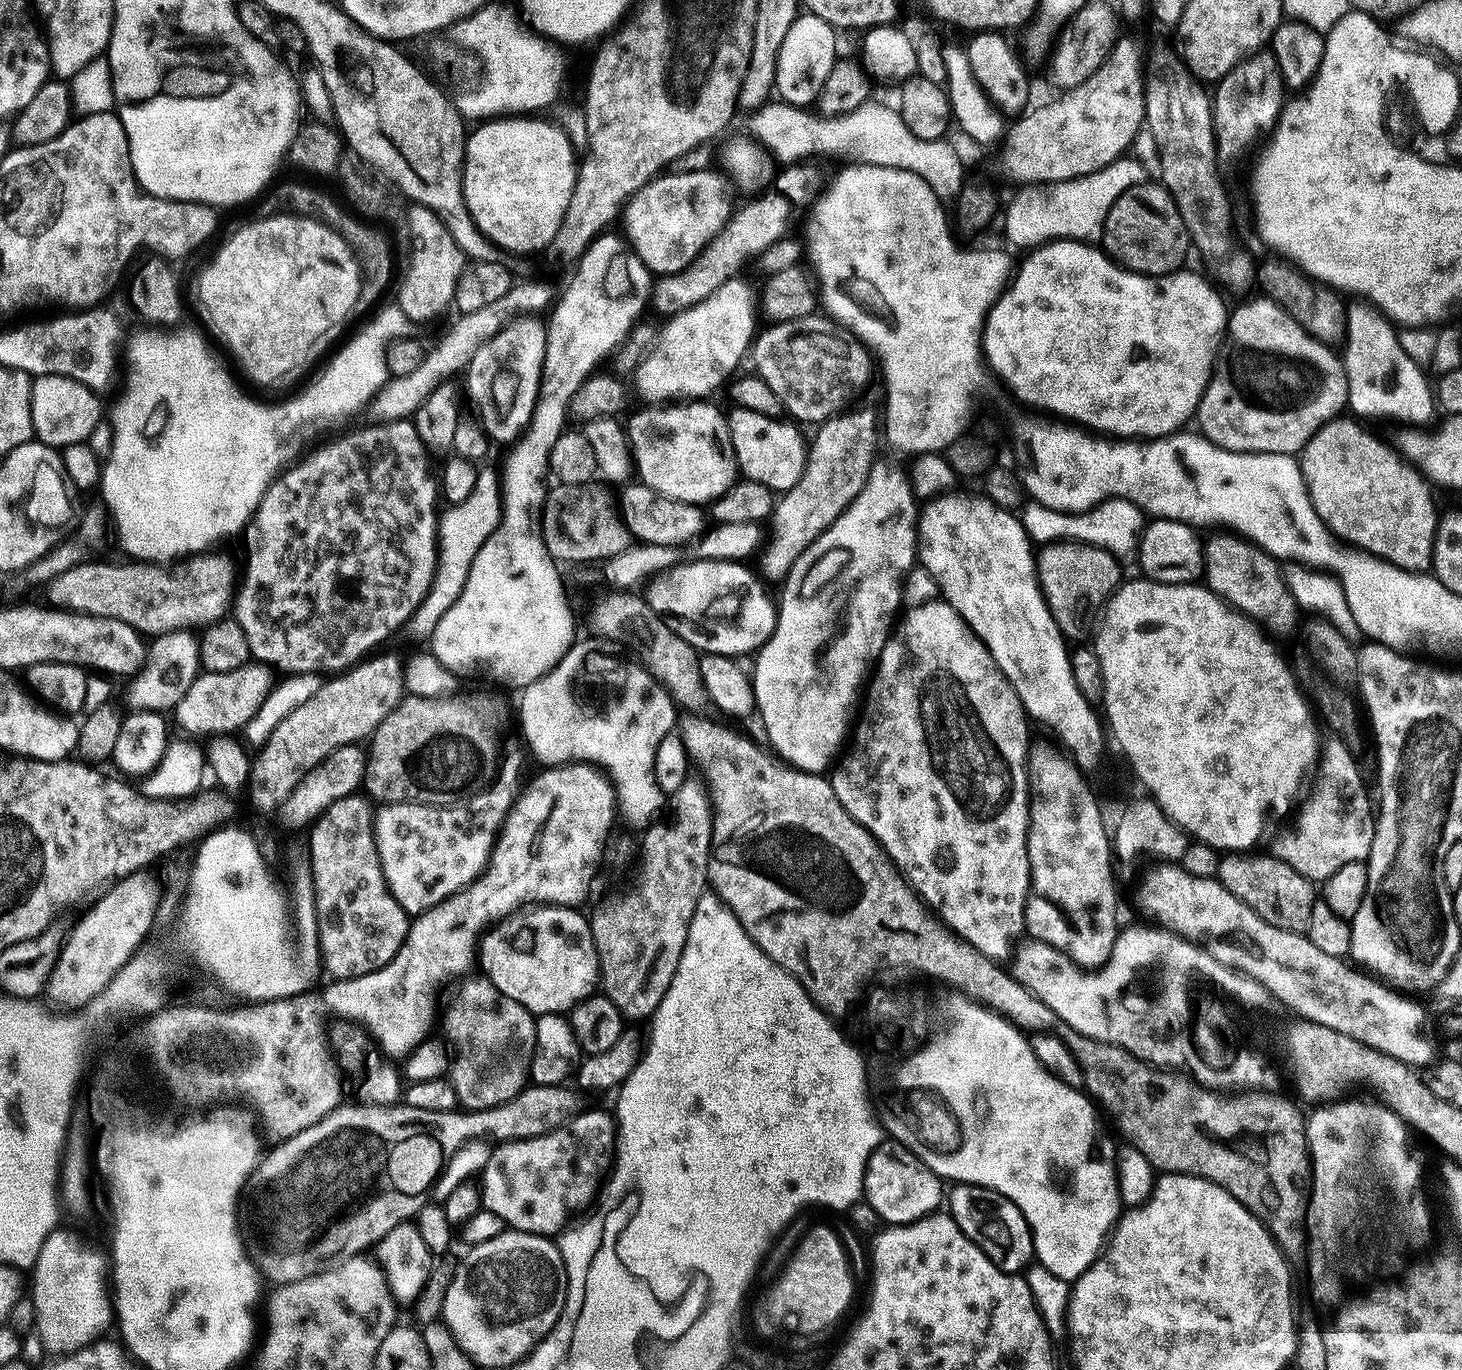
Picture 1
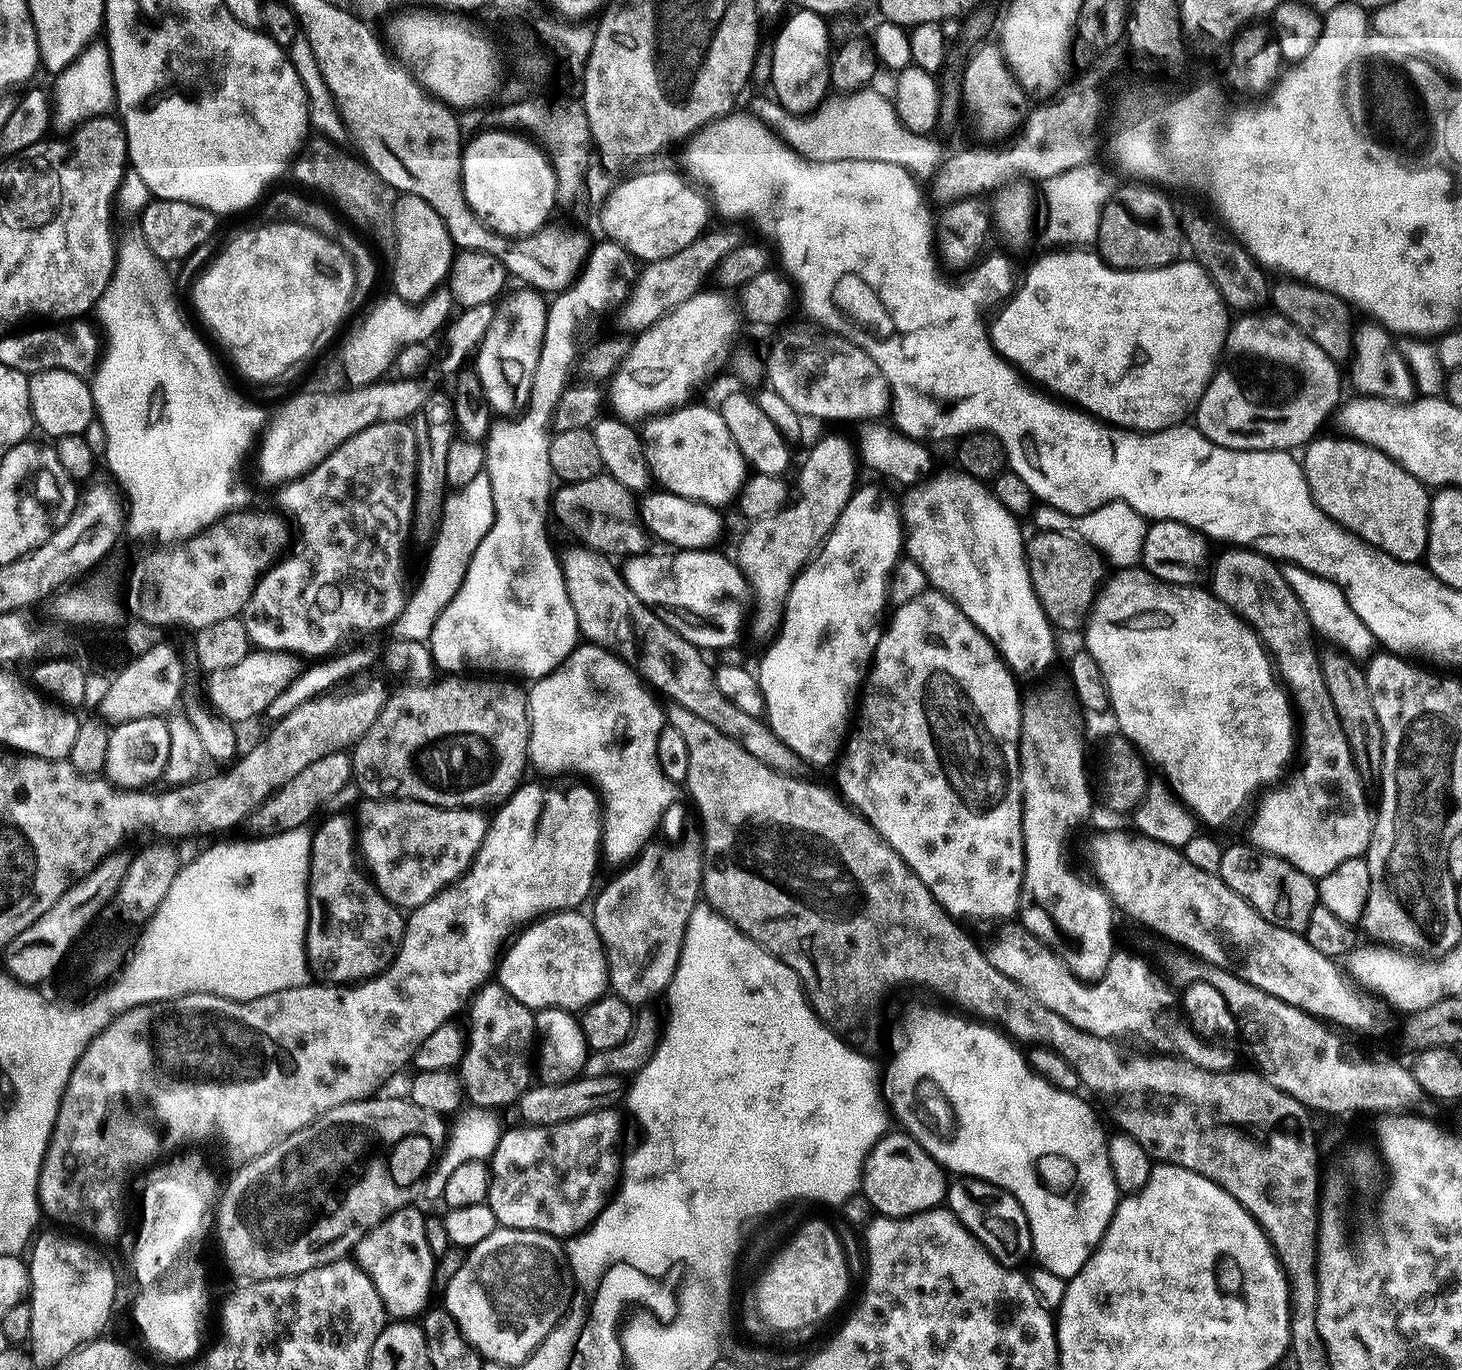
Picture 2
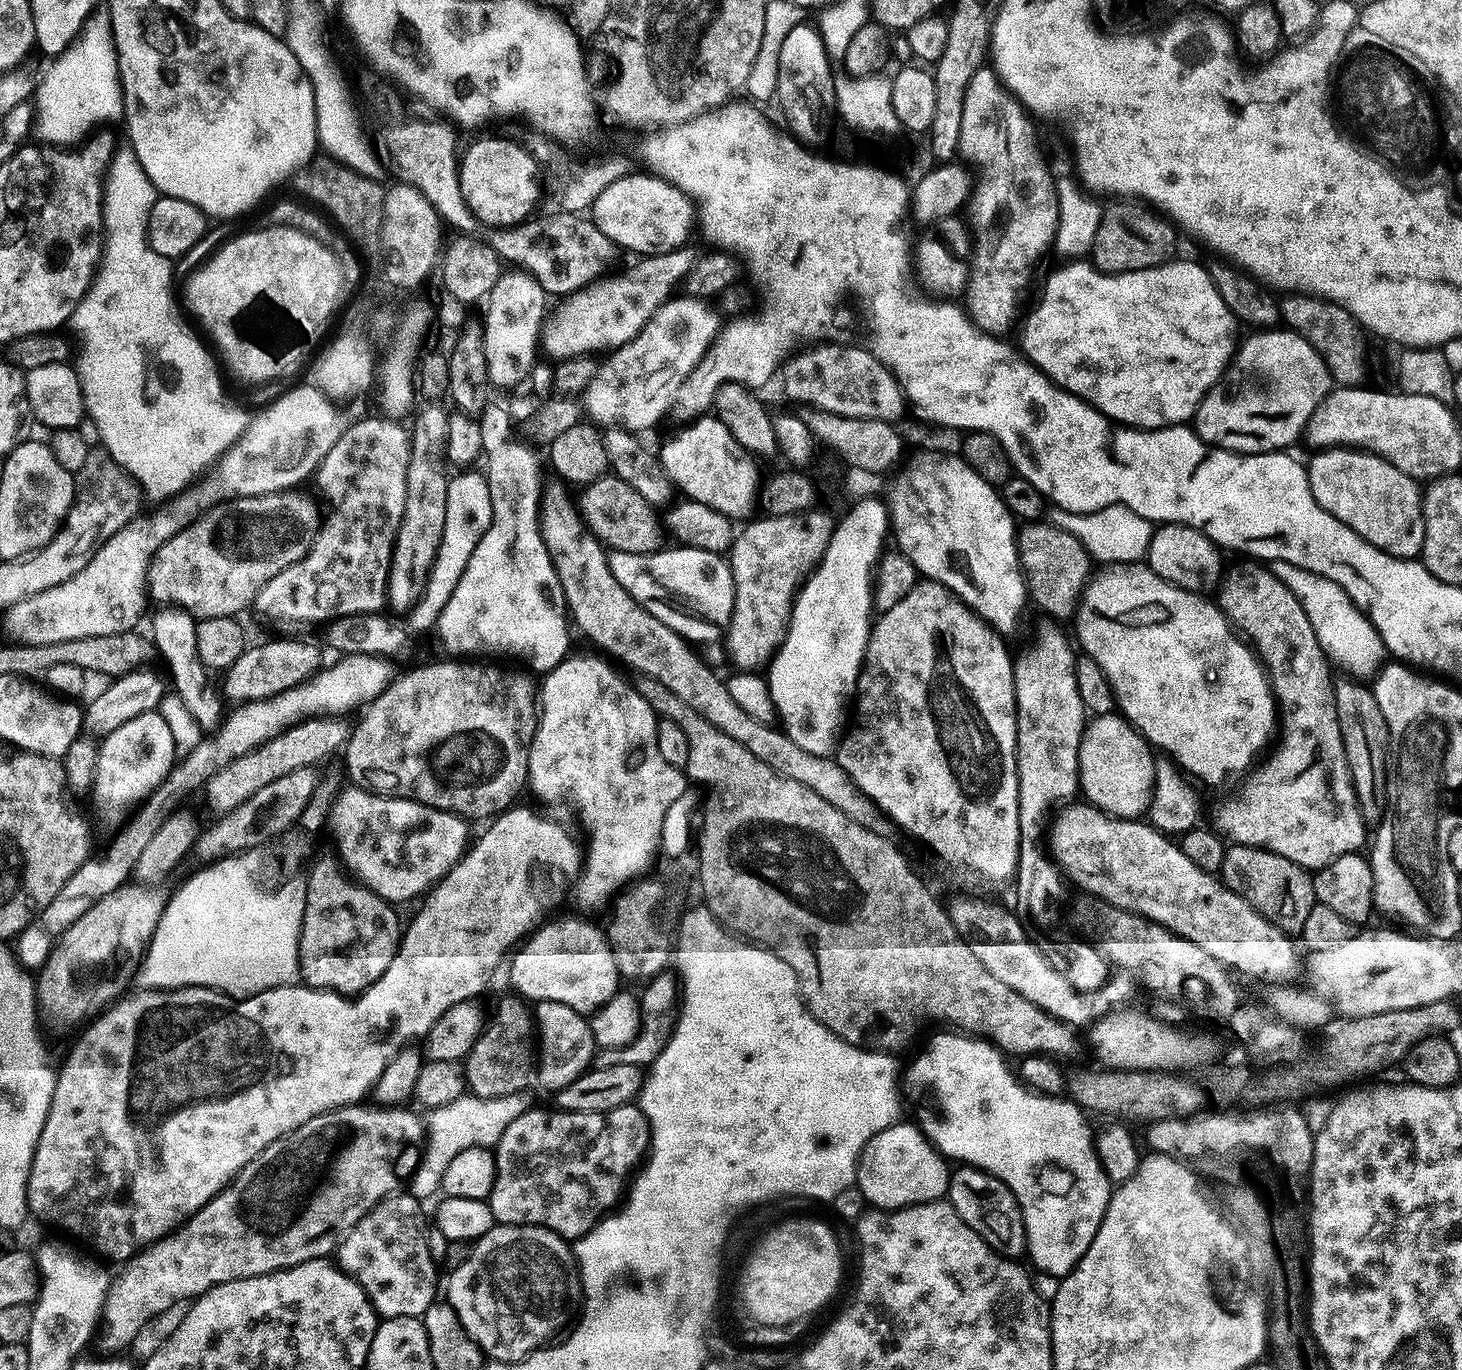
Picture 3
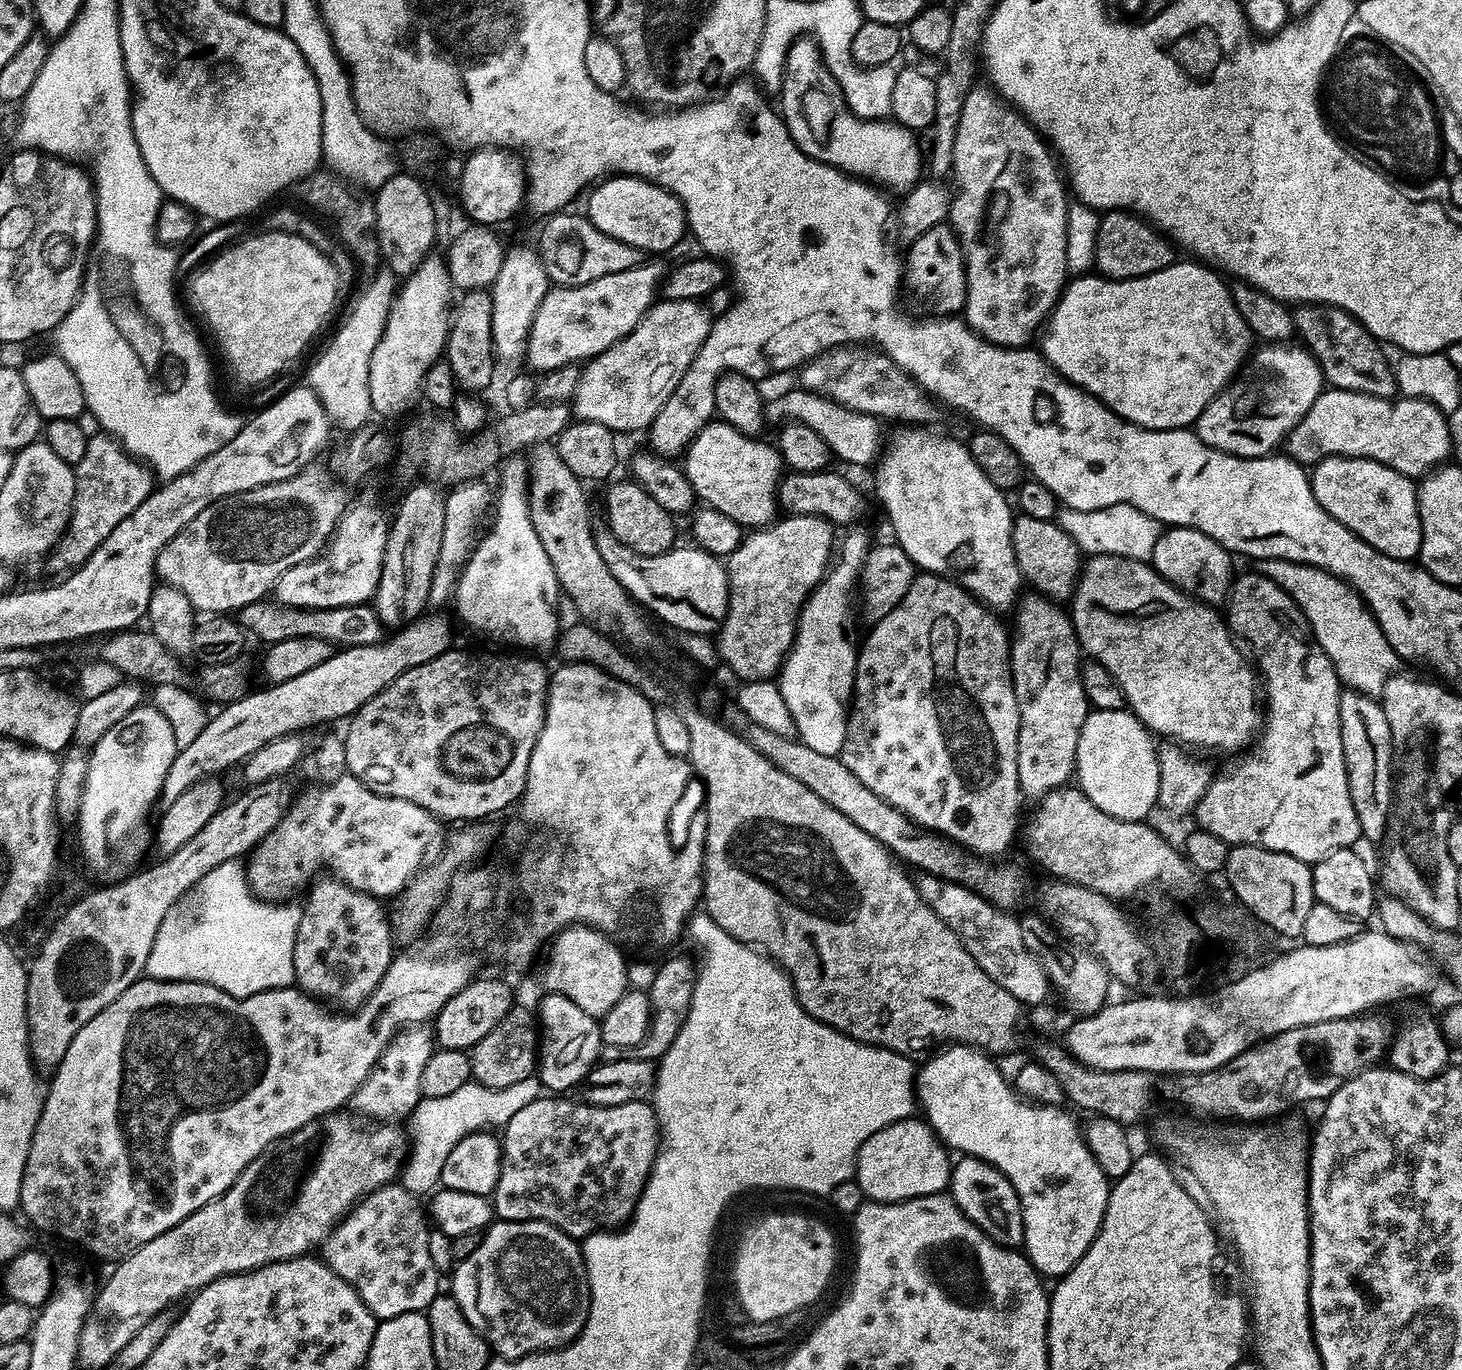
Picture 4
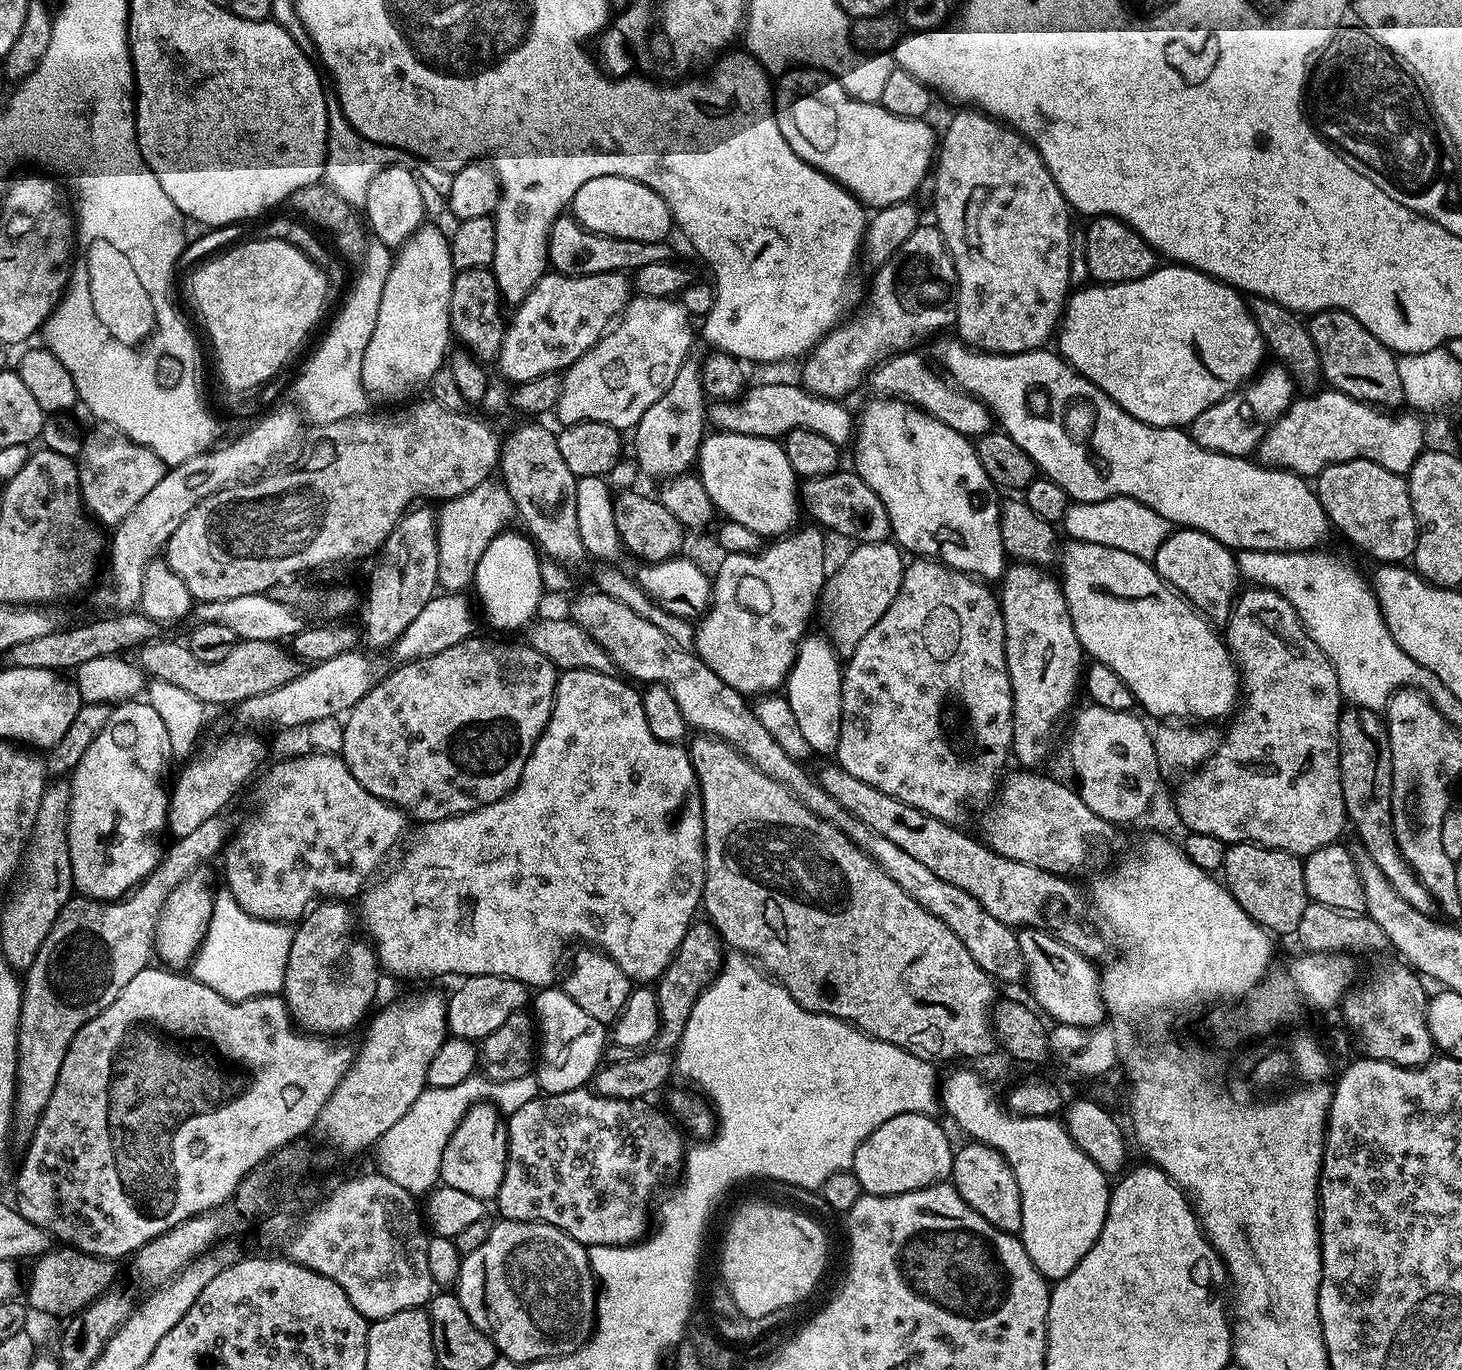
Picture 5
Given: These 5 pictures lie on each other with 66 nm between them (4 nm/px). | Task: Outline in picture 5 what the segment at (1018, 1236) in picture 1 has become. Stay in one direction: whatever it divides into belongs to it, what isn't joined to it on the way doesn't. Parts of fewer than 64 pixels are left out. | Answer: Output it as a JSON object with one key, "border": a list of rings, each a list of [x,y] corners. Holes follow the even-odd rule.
{"border":[[[968,1142],[965,1148],[957,1147],[952,1157],[950,1182],[966,1203],[978,1210],[986,1222],[990,1222],[990,1226],[1003,1232],[1019,1233],[1022,1226],[1022,1198],[1018,1178],[1014,1178],[1014,1170],[1010,1170],[1006,1158],[1002,1158],[998,1150],[975,1142]]]}

